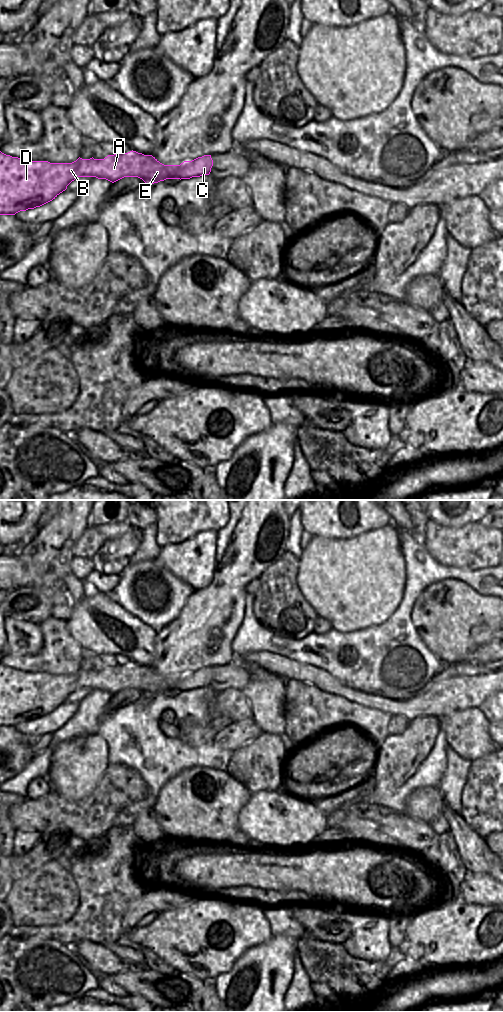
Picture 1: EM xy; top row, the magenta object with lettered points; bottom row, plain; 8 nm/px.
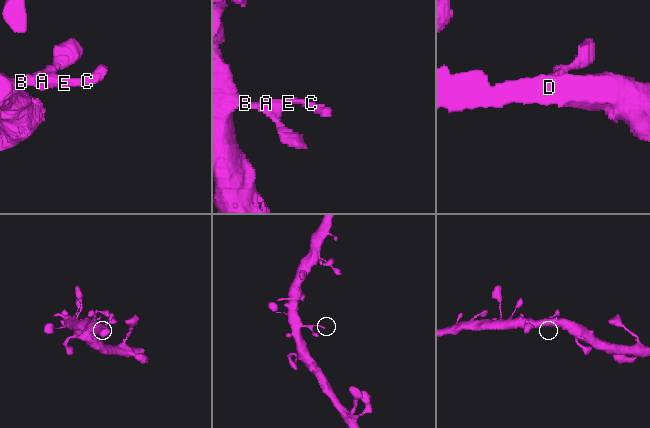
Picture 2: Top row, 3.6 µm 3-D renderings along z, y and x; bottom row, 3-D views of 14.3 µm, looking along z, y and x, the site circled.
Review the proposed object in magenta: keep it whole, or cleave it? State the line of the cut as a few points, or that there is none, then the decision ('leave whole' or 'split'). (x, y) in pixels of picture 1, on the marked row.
cut none; leave whole

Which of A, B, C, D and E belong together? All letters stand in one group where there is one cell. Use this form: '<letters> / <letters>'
A B C D E

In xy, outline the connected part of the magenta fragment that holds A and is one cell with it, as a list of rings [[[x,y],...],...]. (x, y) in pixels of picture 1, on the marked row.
[[[0,151],[0,215],[40,207],[67,189],[78,177],[96,177],[112,183],[124,177],[138,177],[145,185],[166,179],[190,179],[209,175],[211,155],[180,165],[164,165],[152,155],[136,151],[108,155],[104,159],[78,158],[72,163],[26,161]]]

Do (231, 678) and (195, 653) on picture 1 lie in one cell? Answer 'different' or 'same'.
different

